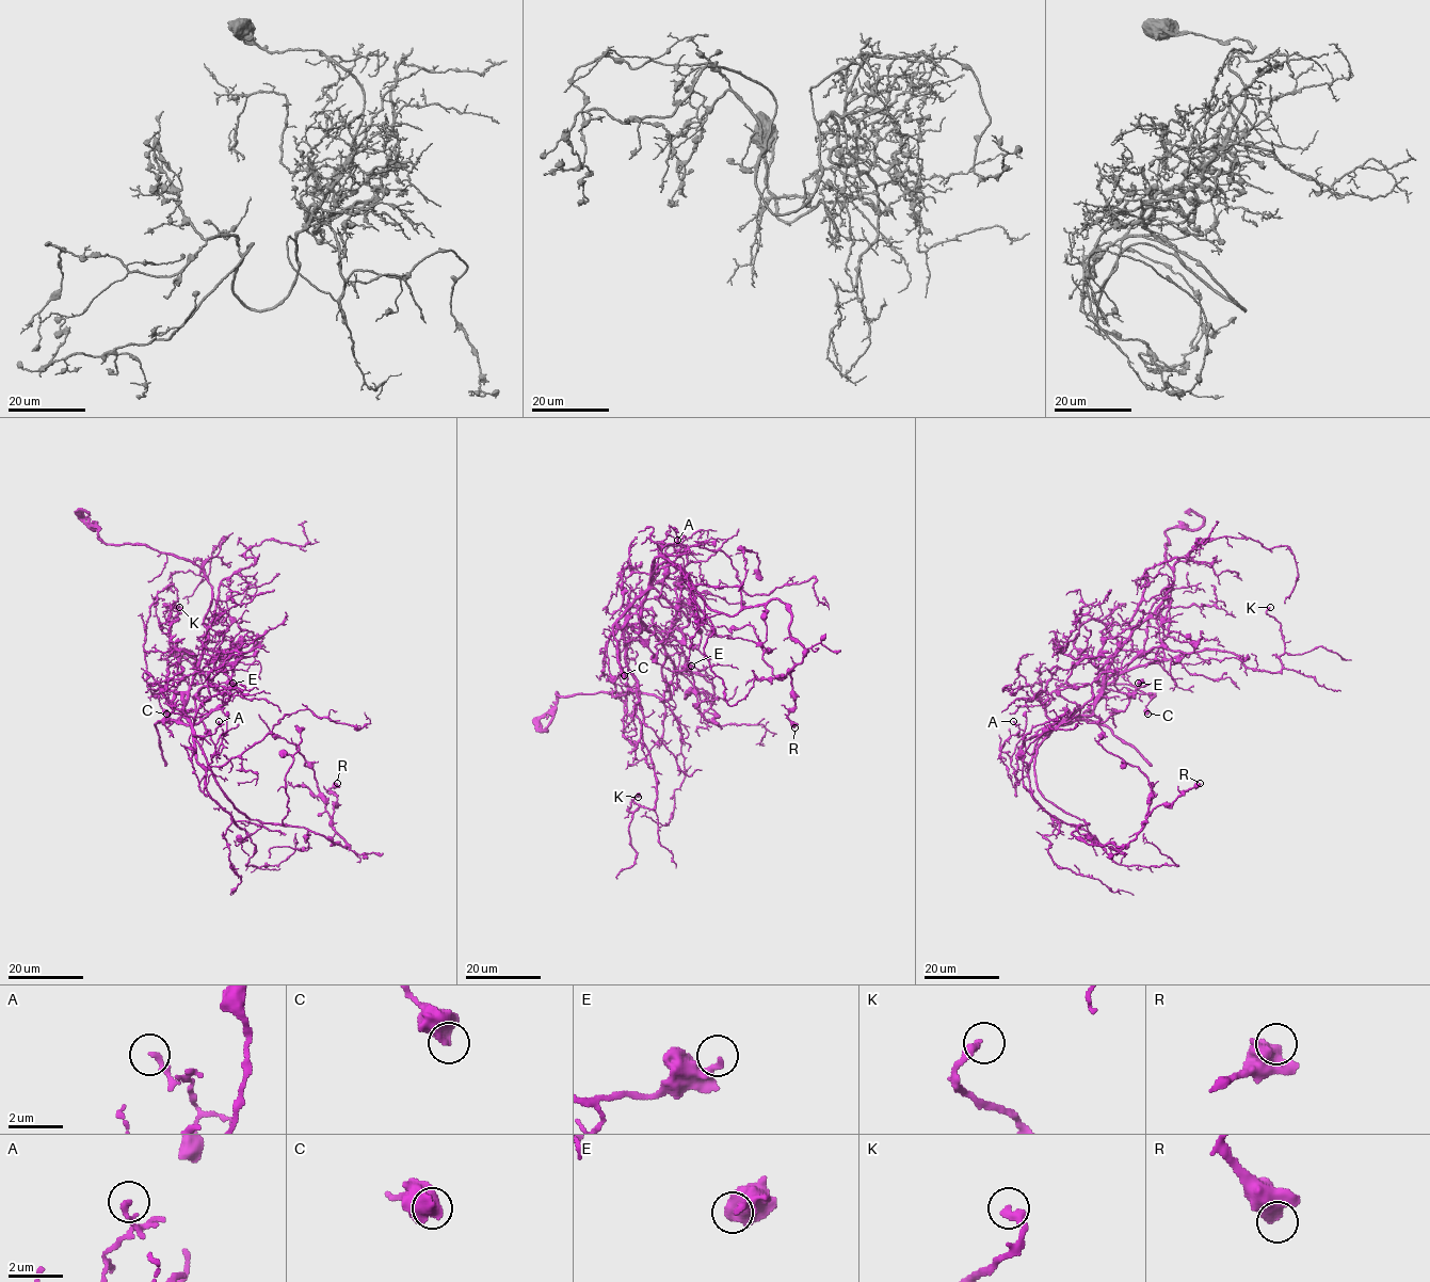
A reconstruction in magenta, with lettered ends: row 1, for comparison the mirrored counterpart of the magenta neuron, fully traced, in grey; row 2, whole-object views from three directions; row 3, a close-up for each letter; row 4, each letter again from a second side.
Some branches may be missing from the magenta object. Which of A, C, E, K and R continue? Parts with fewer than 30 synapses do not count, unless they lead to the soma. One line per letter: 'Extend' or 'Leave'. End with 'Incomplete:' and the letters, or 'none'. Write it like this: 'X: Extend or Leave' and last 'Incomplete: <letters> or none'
A: Leave
C: Leave
E: Leave
K: Leave
R: Leave
Incomplete: none

